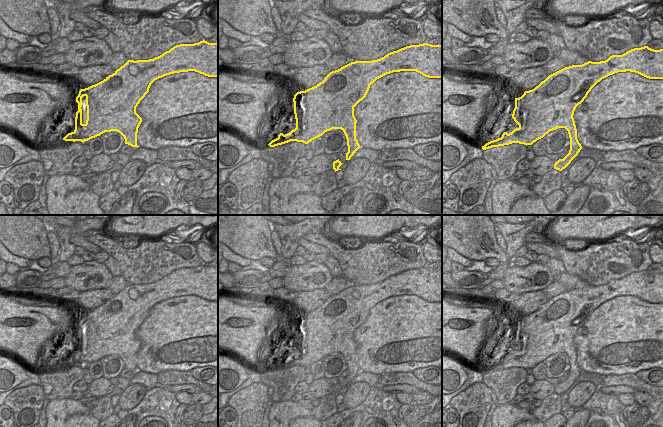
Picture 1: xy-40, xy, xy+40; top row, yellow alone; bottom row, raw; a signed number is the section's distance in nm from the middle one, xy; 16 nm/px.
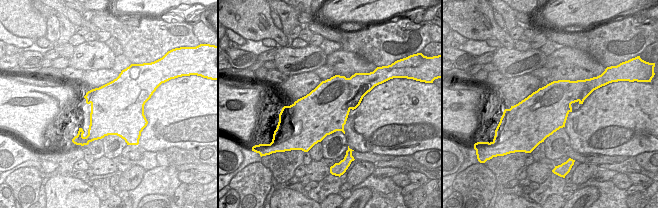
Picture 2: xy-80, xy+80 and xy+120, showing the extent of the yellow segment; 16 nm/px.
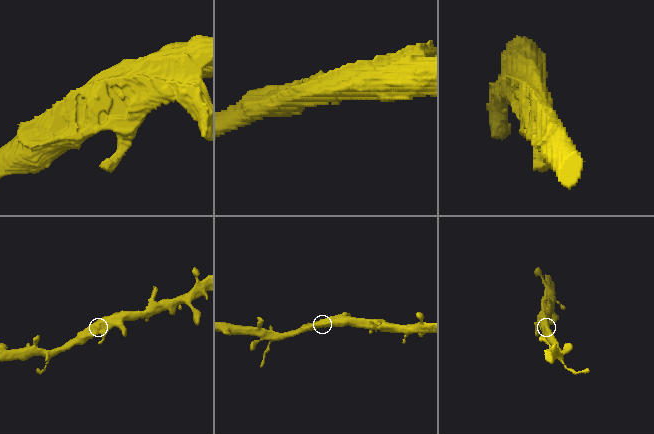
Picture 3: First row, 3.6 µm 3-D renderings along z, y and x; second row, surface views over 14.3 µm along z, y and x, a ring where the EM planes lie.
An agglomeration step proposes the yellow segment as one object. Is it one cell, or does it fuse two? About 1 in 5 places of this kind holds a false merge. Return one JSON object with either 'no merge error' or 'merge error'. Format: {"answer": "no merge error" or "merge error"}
{"answer": "no merge error"}

